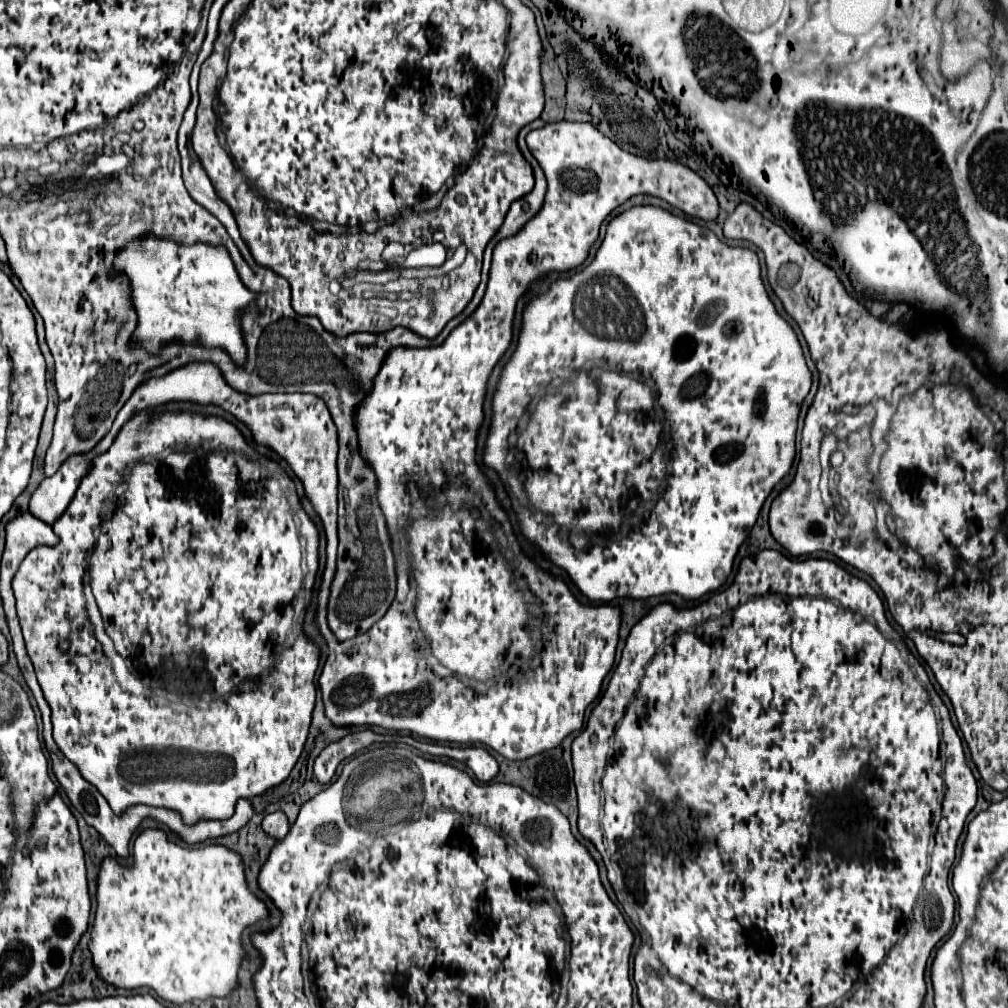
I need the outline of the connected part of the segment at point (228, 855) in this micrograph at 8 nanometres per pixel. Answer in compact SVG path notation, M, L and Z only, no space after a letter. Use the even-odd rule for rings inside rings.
M145 829L137 835L133 843L133 865L121 867L121 863L113 857L105 857L97 875L97 911L95 911L95 923L91 929L91 941L89 941L89 951L93 959L93 967L97 975L115 987L123 989L137 989L137 987L151 987L157 991L157 995L165 1001L183 1005L183 1003L193 1003L193 1001L205 1001L211 997L229 997L237 989L237 975L243 959L247 957L243 943L241 943L241 933L257 923L259 919L267 919L269 911L267 905L251 893L245 871L243 871L243 859L237 851L229 851L229 847L223 845L205 845L205 847L181 847L175 841L169 841L167 833L161 829Z

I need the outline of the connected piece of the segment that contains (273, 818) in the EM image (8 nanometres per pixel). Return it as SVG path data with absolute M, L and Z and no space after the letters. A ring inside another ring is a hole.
M275 811L275 813L269 813L265 819L263 819L263 829L267 835L271 835L273 839L283 839L287 833L289 833L289 821L287 821L287 815L283 811Z

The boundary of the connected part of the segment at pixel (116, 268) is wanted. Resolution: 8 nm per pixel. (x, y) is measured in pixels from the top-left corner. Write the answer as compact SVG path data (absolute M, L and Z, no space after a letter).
M143 235L135 243L127 243L119 255L115 255L111 277L127 275L131 289L131 303L137 311L137 327L131 333L131 347L143 347L149 353L159 353L167 343L189 343L207 349L223 349L231 355L233 363L247 363L247 345L243 337L241 317L245 307L257 305L265 311L265 293L253 293L247 289L235 269L235 263L225 247L219 245L181 245L173 239L159 239L157 235Z

